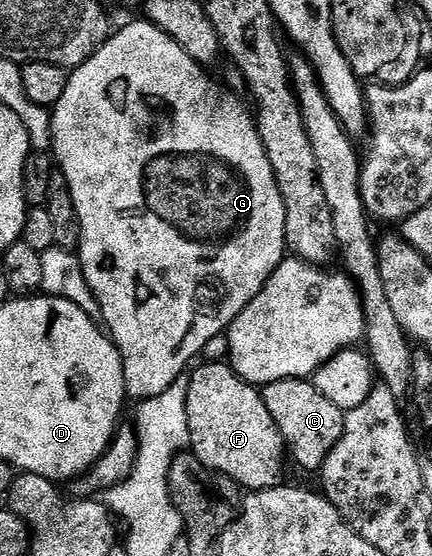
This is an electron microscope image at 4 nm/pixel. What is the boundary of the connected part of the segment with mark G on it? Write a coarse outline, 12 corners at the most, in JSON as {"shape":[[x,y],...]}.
{"shape":[[148,19],[51,156],[128,396],[287,257],[254,116]]}

